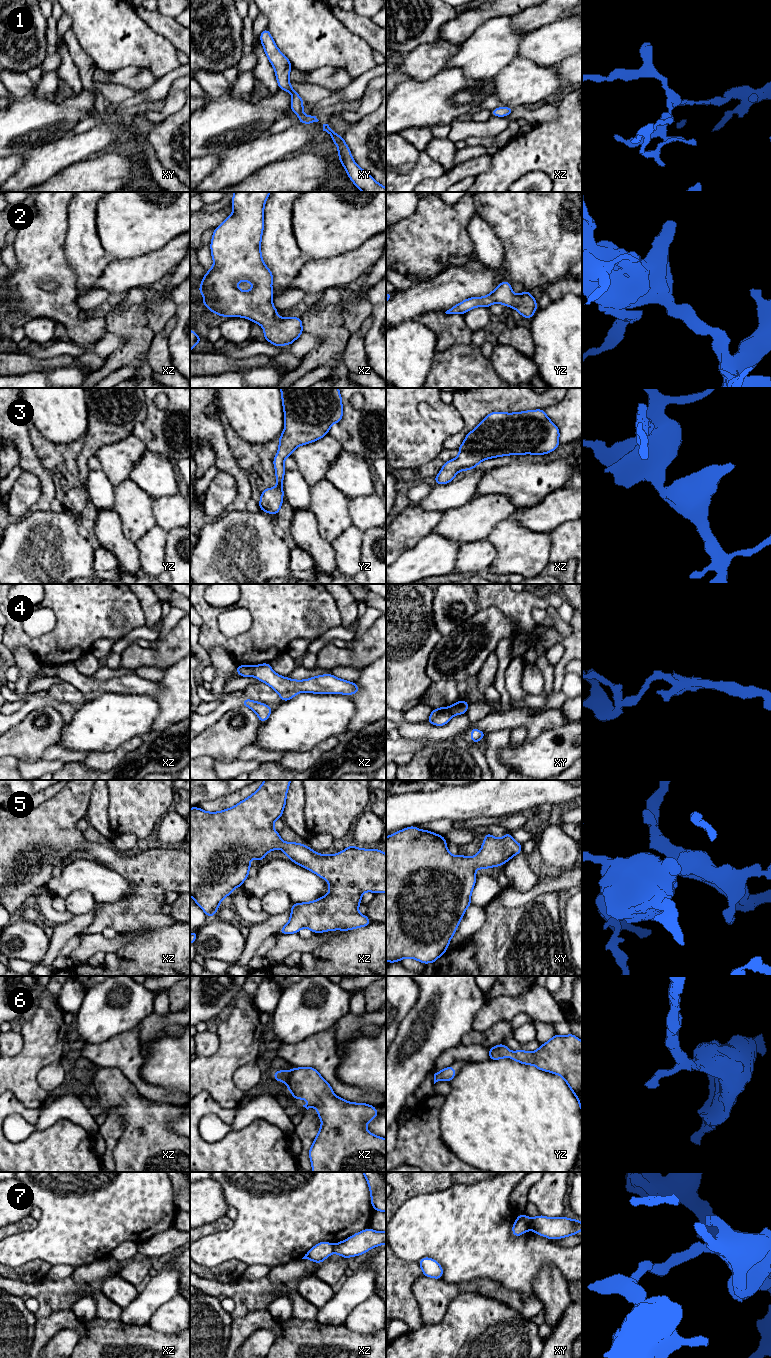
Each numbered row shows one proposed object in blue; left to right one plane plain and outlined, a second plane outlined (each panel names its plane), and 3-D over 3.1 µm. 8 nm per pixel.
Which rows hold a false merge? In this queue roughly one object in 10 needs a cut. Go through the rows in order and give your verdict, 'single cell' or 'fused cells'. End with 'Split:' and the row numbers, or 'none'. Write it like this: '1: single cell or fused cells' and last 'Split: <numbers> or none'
1: single cell
2: single cell
3: single cell
4: fused cells
5: single cell
6: single cell
7: fused cells
Split: 4, 7

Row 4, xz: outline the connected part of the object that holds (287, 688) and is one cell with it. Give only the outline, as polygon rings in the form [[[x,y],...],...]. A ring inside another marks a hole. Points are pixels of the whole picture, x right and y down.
[[[269,663],[254,666],[253,676],[275,690],[283,702],[291,700],[301,692],[313,694],[340,693],[350,696],[360,690],[355,682],[337,678],[332,674],[319,675],[305,680],[283,677],[275,673]]]

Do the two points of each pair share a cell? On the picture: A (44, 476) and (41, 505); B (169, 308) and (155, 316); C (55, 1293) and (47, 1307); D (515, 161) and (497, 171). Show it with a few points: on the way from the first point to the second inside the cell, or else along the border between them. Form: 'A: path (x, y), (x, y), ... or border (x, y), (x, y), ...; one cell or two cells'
A: path (46, 483), (46, 498); one cell
B: path (166, 308), (158, 313); one cell
C: path (53, 1296), (49, 1304); one cell
D: path (511, 161), (501, 171); one cell

